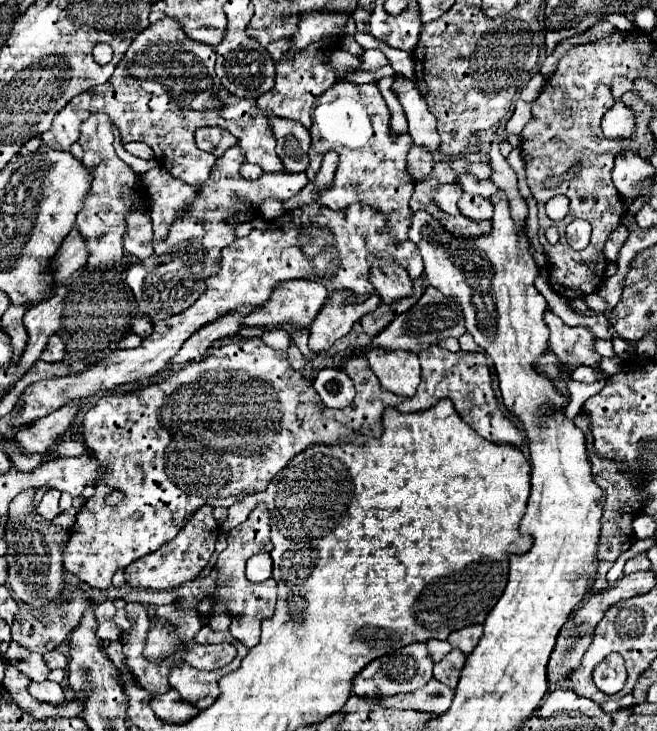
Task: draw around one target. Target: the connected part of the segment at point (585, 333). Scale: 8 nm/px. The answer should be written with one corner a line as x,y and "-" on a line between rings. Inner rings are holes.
549,309
543,317
545,325
551,331
549,349
557,355
561,365
569,371
577,369
579,365
595,367
601,361
601,355
595,351
595,335
587,327
569,327

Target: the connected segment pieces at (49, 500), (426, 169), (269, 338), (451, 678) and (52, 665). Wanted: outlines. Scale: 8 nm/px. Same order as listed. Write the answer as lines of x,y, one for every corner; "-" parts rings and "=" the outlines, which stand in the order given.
49,489
49,491
45,493
45,497
41,499
41,503
37,505
37,511
39,511
47,521
55,519
55,517
61,513
61,509
59,509
59,497
61,497
59,491
=
413,145
413,149
409,151
409,173
413,175
413,179
425,179
429,173
431,173
431,169
433,169
433,161
435,157
433,157
433,153
429,153
429,151
425,151
423,147
417,147
417,145
=
273,329
273,331
267,331
263,337
261,337
261,341
265,343
265,345
269,345
269,347
273,347
273,349
281,349
281,351
285,351
289,345
291,345
291,335
285,331
285,329
=
453,649
449,655
445,655
439,663
435,663
435,671
433,671
433,677
445,685
449,685
451,689
457,687
459,683
459,675
461,675
461,669
465,665
467,657
459,651
459,649
=
49,651
43,657
45,657
45,663
49,665
49,669
65,669
69,663
69,659
59,651

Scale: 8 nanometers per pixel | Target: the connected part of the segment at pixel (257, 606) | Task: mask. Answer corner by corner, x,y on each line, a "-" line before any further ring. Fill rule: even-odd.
257,503
257,507
251,511
251,515
247,517
247,521
243,521
241,525
237,525
235,529
229,531
227,535
227,549
223,553
219,553
217,557
217,565
211,569
209,577
205,579
195,579
189,581
181,587
175,589
175,593
179,595
179,599
175,601
175,605
179,609
183,607
191,607
197,609
199,615
213,615
213,613
227,613
233,617
233,623
229,627
229,633
241,641
245,647
255,647
259,643
259,625
263,619
273,617
273,609
275,609
275,601
277,601
277,583
273,579
263,581
263,583
251,583
245,577
245,563
249,557
257,555
257,553
269,553
273,549
273,543
269,539
269,511
265,503
-
205,593
205,599
197,599
193,595
201,595

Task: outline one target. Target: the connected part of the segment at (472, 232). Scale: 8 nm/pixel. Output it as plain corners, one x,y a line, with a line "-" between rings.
433,203
425,207
425,211
435,217
453,237
463,237
463,239
473,239
473,237
481,237
481,235
489,235
491,231
491,221
481,221
481,225
477,225
477,221
469,221
467,217
461,217
461,215
447,215
447,213
441,213
441,209
437,209

